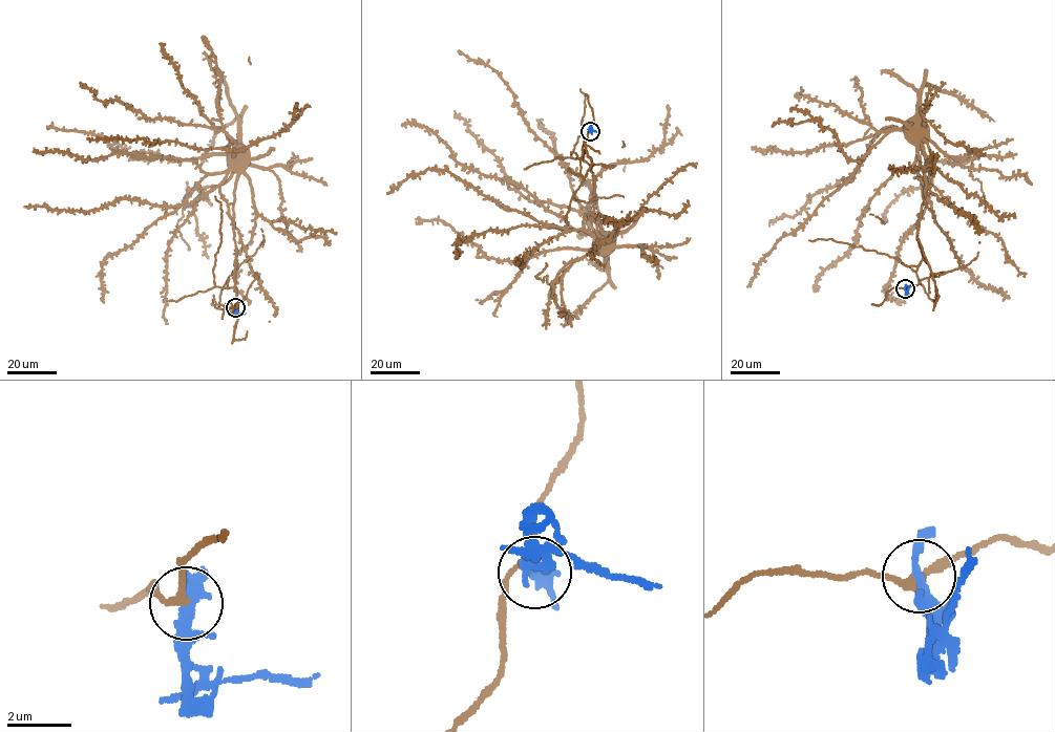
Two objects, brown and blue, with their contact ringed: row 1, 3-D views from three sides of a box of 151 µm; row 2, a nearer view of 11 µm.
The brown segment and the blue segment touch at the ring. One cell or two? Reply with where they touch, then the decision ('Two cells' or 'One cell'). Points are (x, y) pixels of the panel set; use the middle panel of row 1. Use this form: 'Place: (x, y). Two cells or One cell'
Place: (590, 131). Two cells

